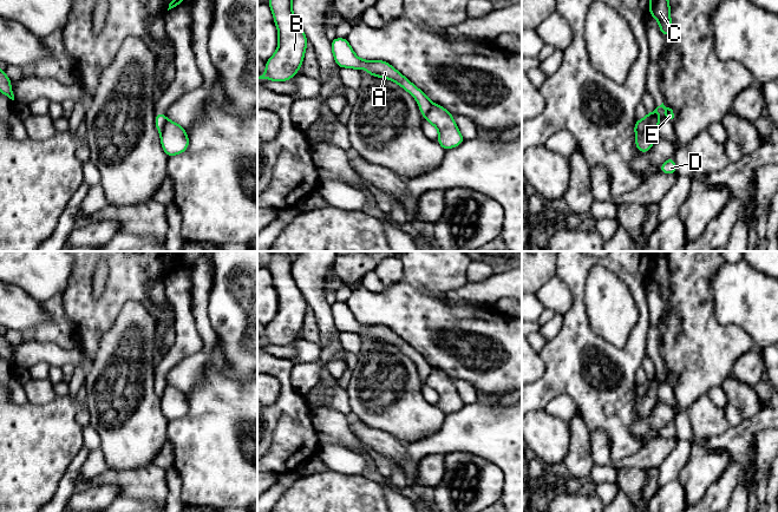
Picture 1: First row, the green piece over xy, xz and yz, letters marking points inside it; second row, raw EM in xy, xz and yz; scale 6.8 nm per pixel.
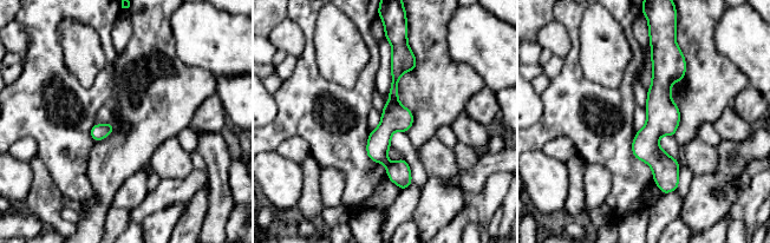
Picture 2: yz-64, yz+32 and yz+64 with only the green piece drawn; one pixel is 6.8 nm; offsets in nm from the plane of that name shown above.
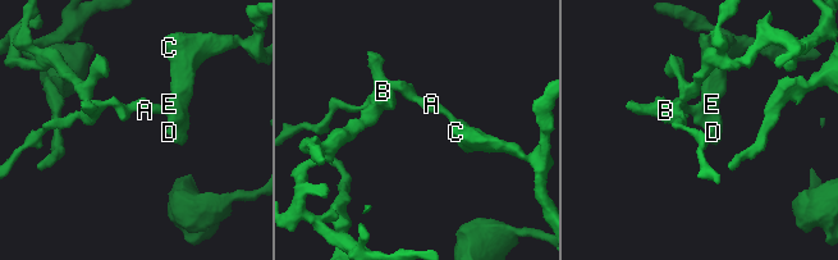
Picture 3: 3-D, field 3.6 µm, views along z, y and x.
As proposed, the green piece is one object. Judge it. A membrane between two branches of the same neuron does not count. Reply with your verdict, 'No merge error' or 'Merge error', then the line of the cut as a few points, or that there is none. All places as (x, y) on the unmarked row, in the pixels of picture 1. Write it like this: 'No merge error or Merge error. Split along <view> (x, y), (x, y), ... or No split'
Merge error. Split along yz (649, 376), (649, 387), (636, 401)

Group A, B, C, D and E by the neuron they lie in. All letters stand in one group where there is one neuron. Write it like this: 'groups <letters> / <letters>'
groups A B / C D E

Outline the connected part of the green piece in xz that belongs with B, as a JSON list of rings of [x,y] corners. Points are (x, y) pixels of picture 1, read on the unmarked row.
[[[272,251],[269,271],[279,295],[279,310],[273,321],[266,326],[266,339],[257,340],[270,346],[286,346],[300,334],[307,311],[307,301],[292,274],[293,260],[287,252]]]

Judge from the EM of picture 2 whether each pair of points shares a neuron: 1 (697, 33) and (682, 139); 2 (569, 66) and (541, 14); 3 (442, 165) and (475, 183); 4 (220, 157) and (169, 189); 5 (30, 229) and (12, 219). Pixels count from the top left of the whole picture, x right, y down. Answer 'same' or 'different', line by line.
1: same
2: different
3: different
4: different
5: same

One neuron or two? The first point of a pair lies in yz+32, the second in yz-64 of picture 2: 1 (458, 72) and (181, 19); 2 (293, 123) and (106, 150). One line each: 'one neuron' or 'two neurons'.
1: two neurons
2: two neurons

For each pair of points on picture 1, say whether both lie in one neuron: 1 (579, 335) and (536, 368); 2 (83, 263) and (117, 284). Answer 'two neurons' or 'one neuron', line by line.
1: two neurons
2: one neuron

